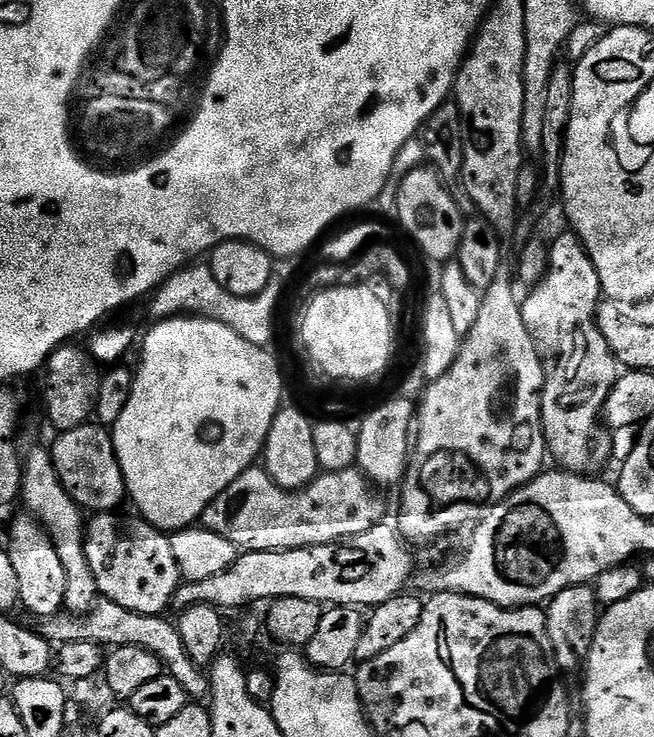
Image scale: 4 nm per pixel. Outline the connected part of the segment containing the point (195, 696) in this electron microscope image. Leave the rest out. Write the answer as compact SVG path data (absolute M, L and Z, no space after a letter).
M103 598L97 599L91 610L83 614L73 614L61 610L55 616L43 621L42 635L45 640L59 646L66 642L94 642L109 649L122 646L138 646L150 654L154 654L161 665L182 685L182 690L193 701L200 702L209 695L208 672L190 658L186 645L182 643L182 634L175 623L168 621L167 615L138 614L134 610L126 610L126 606L118 606L118 602L110 602Z

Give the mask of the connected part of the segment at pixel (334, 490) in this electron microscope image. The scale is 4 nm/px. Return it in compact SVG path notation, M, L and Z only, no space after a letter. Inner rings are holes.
M253 466L246 469L218 498L206 506L202 517L203 527L209 528L214 534L222 534L241 553L265 552L266 550L294 550L333 544L335 540L344 540L347 536L357 536L370 530L381 519L380 500L375 496L373 485L359 467L353 466L341 472L324 472L317 475L312 483L299 490L279 488L270 478L268 469Z

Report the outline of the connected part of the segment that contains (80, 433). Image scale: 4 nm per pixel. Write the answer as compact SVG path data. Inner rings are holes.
M89 422L59 433L55 438L56 445L51 445L50 451L66 494L70 494L70 498L74 498L74 502L89 513L115 513L119 509L116 507L126 500L126 489L111 431L107 427L99 428L96 422Z

